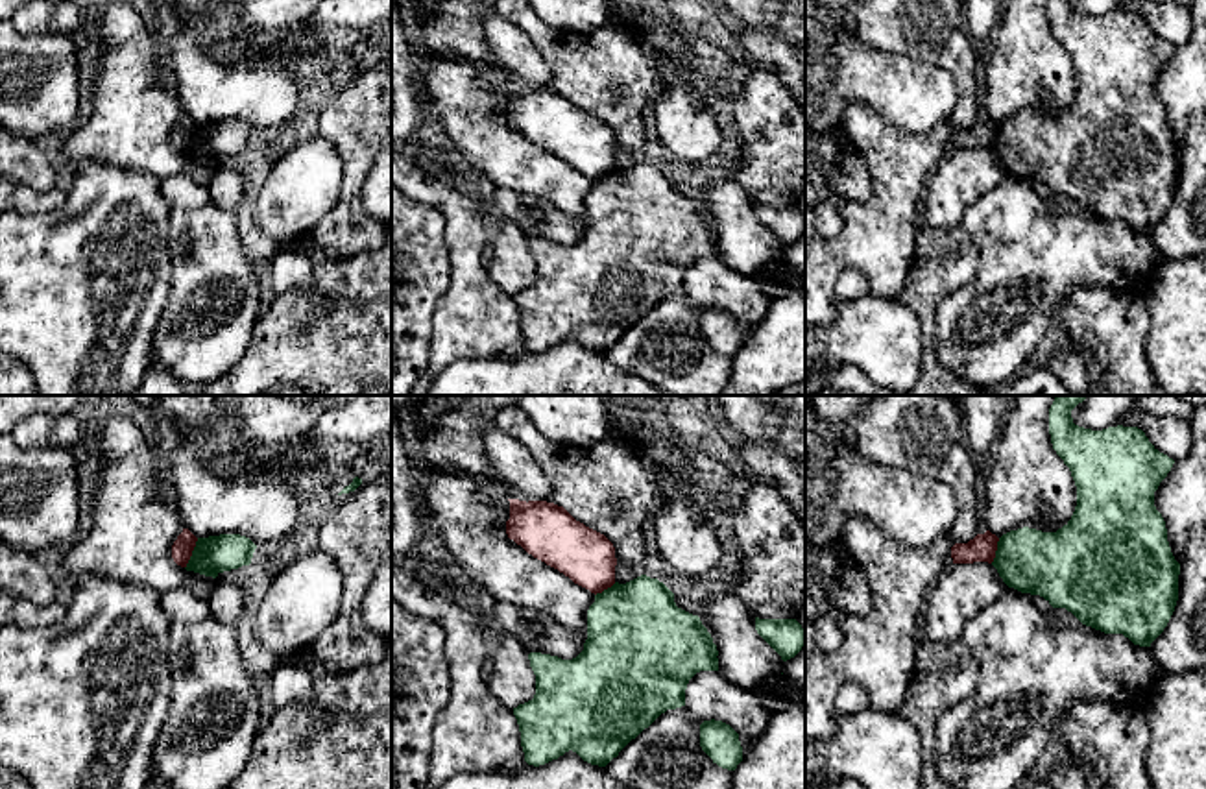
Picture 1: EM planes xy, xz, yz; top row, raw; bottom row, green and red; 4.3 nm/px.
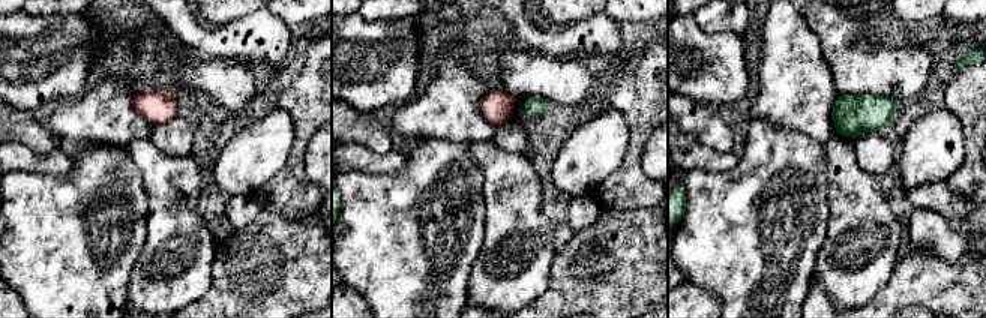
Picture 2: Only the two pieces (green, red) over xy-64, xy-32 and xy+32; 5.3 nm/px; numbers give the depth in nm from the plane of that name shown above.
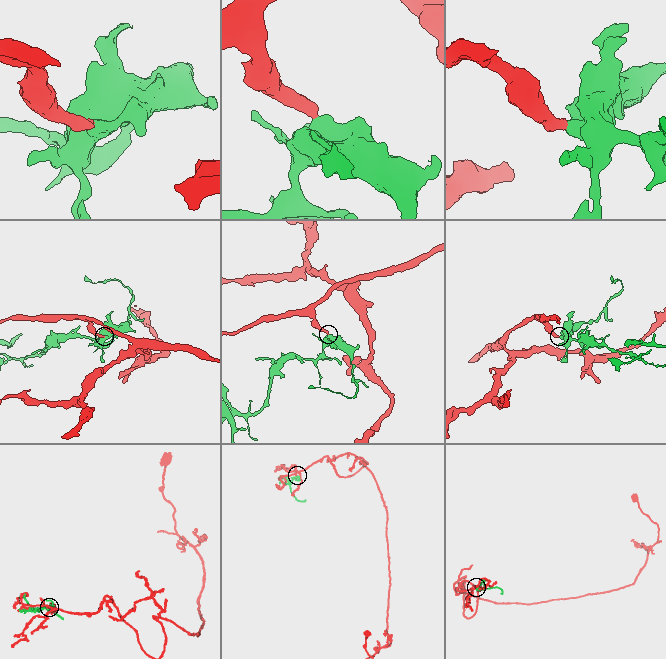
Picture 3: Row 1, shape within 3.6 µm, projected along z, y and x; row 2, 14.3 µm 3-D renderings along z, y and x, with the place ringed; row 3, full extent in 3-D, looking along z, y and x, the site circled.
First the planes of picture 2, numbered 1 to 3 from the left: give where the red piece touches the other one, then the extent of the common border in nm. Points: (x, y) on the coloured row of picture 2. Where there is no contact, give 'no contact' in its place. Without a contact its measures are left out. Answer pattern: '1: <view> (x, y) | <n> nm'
1: no contact
2: no contact
3: no contact

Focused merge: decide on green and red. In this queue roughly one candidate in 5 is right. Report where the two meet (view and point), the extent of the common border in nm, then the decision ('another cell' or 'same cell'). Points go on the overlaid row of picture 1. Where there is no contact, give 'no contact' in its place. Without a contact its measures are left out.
xy (192, 553) | 150 nm | another cell

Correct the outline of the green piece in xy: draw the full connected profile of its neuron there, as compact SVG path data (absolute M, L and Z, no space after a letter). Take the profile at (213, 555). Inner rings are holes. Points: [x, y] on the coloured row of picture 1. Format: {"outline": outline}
{"outline": "M240 534L198 538L187 571L216 578L223 571L249 565L257 545Z"}

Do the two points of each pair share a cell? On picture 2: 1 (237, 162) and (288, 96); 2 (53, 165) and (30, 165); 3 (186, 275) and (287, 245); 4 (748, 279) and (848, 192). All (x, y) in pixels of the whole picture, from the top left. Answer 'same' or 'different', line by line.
1: different
2: same
3: different
4: different

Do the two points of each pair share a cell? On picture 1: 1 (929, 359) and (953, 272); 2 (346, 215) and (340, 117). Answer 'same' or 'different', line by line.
1: same
2: same

